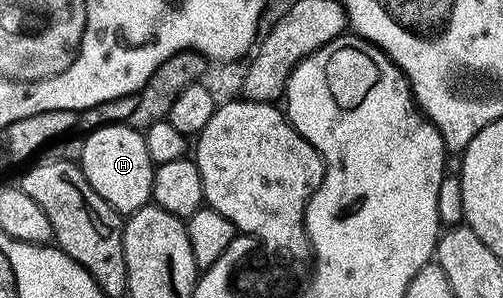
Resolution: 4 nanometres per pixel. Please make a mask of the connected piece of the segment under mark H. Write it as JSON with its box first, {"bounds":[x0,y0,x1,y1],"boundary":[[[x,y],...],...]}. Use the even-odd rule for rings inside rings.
{"bounds":[78,124,154,215],"boundary":[[[131,124],[104,125],[96,129],[84,141],[80,149],[78,164],[84,170],[84,177],[121,215],[131,215],[149,204],[152,195],[154,162],[148,154],[144,133],[133,129]]]}

